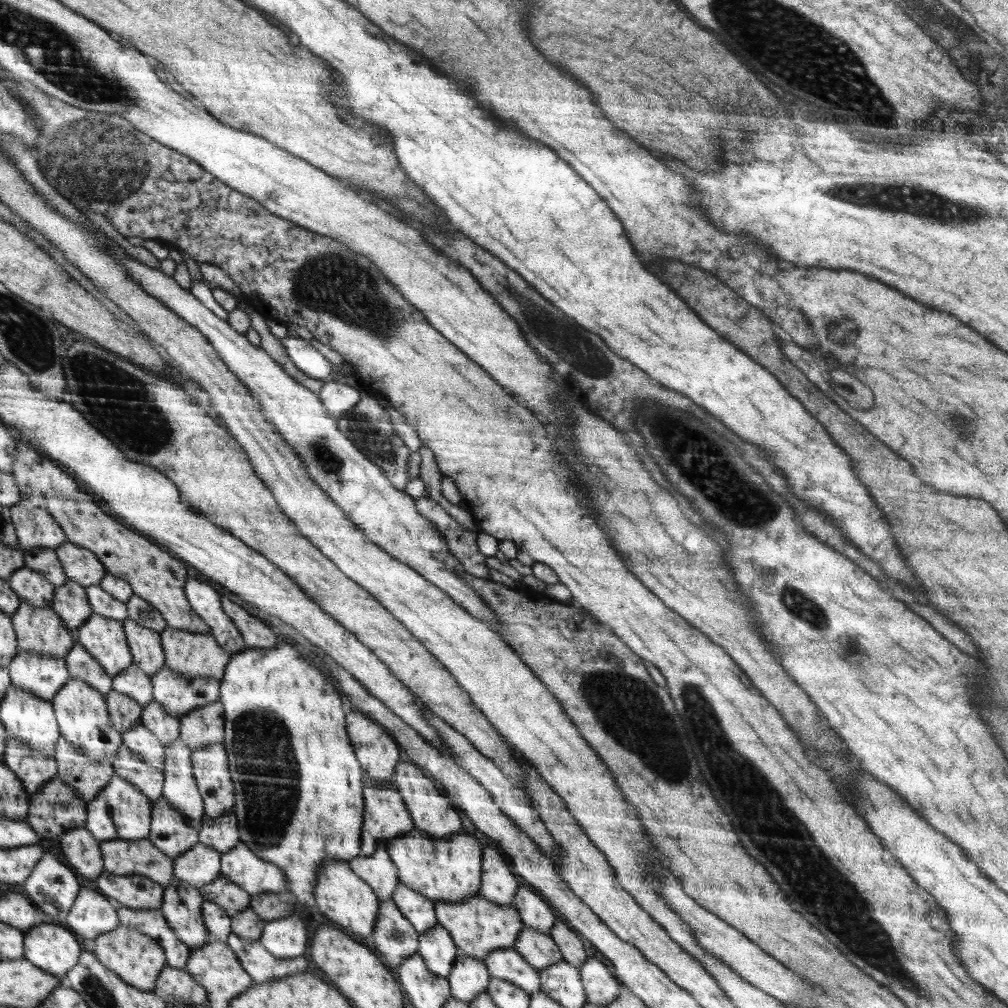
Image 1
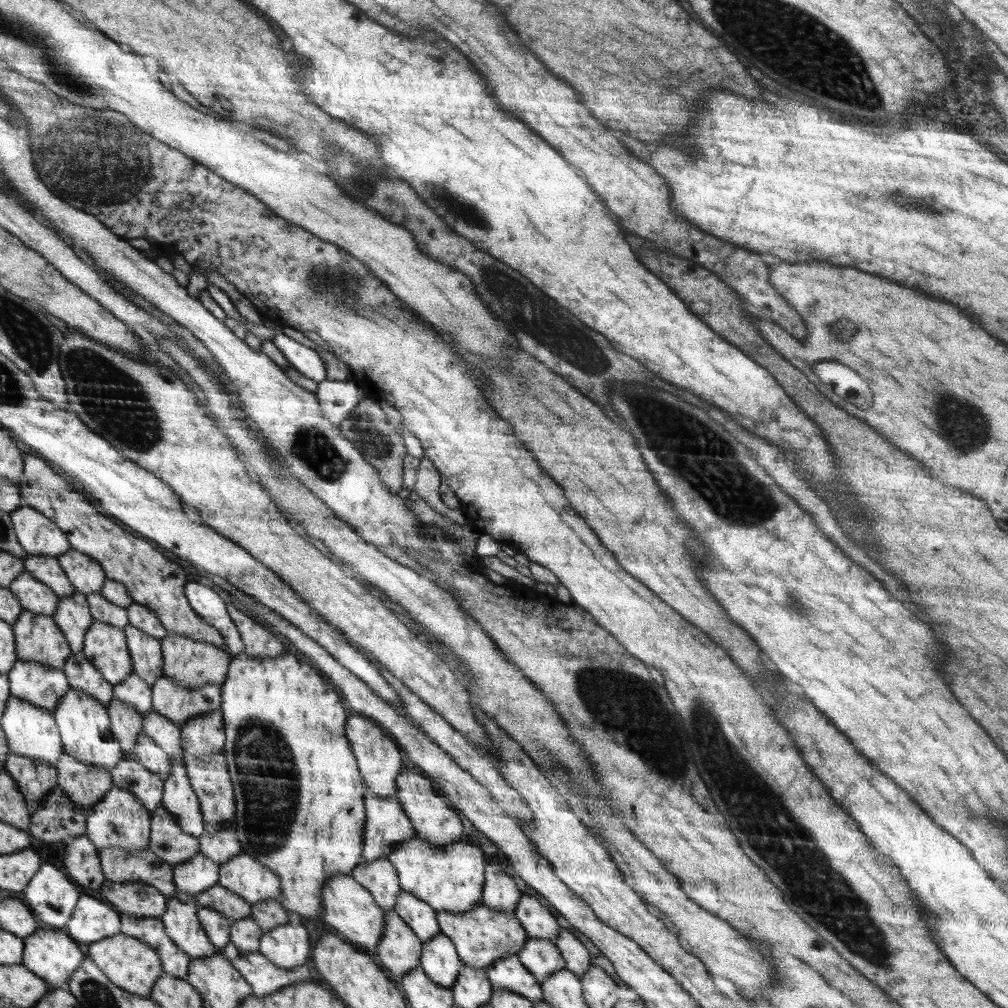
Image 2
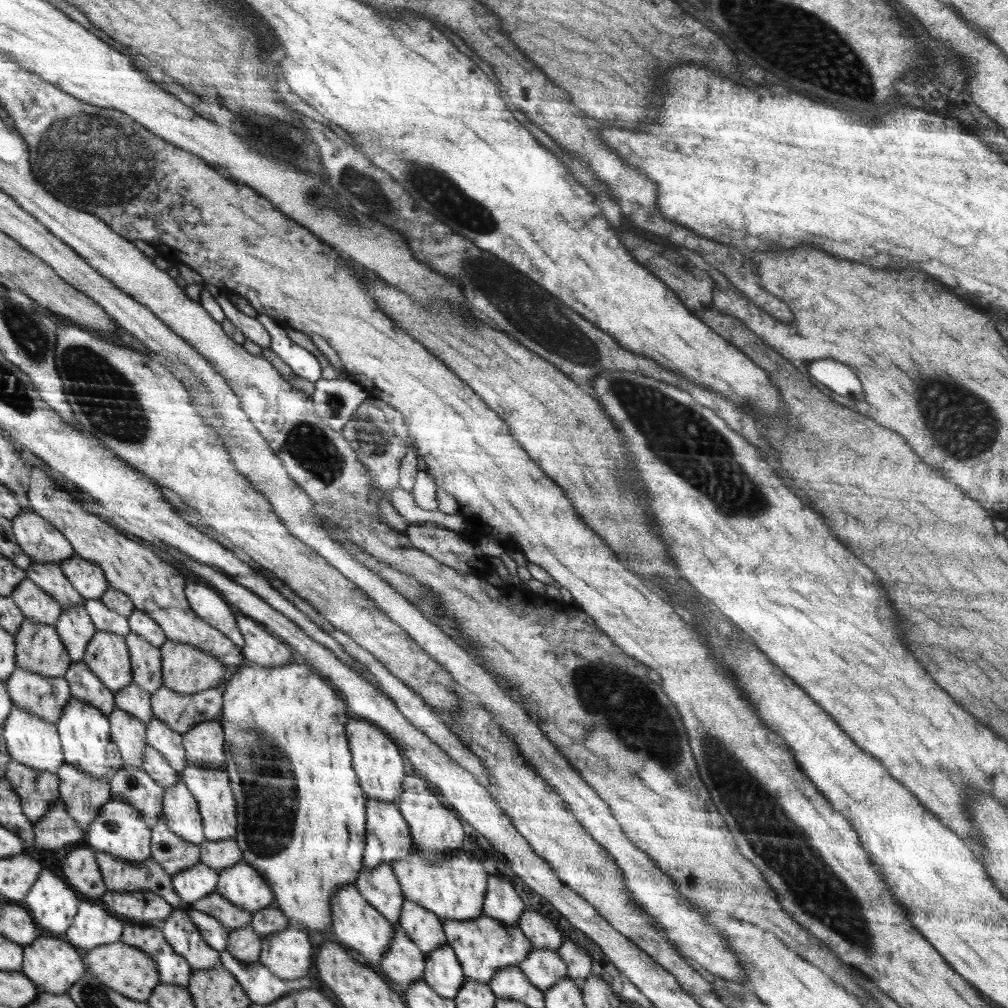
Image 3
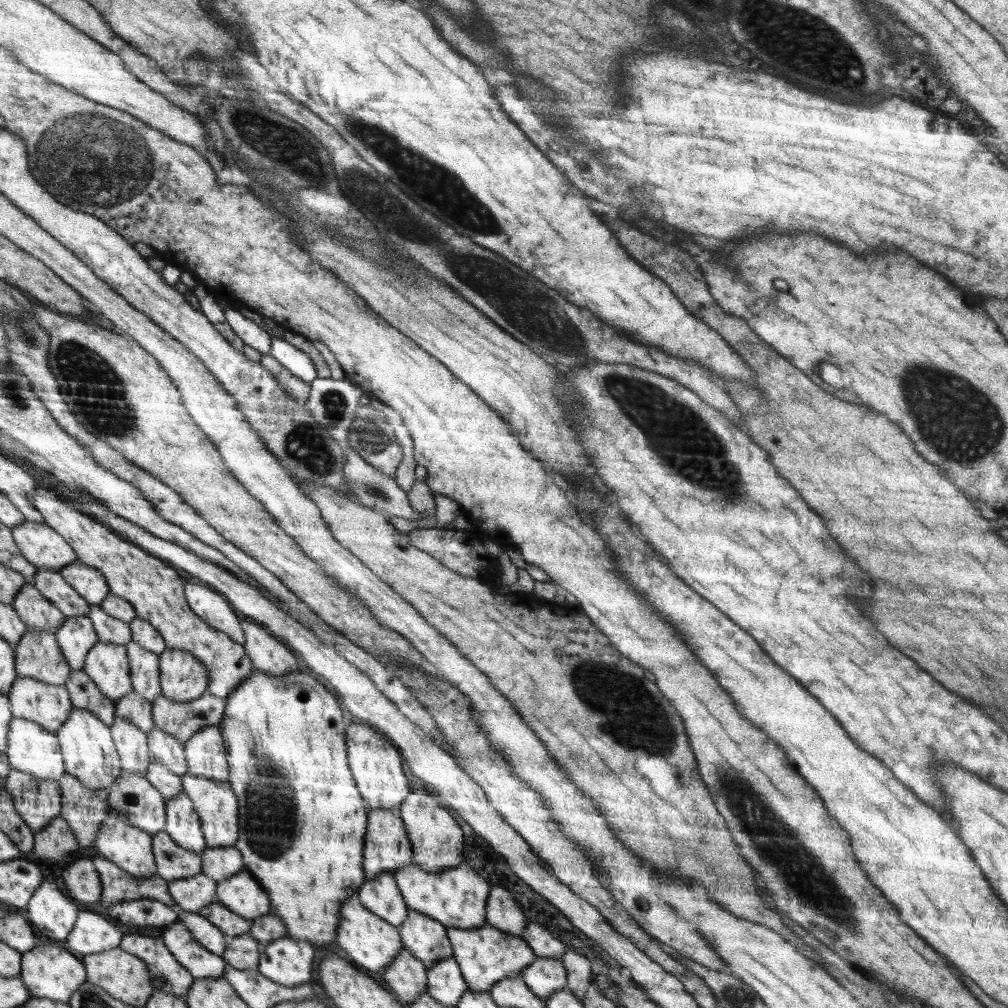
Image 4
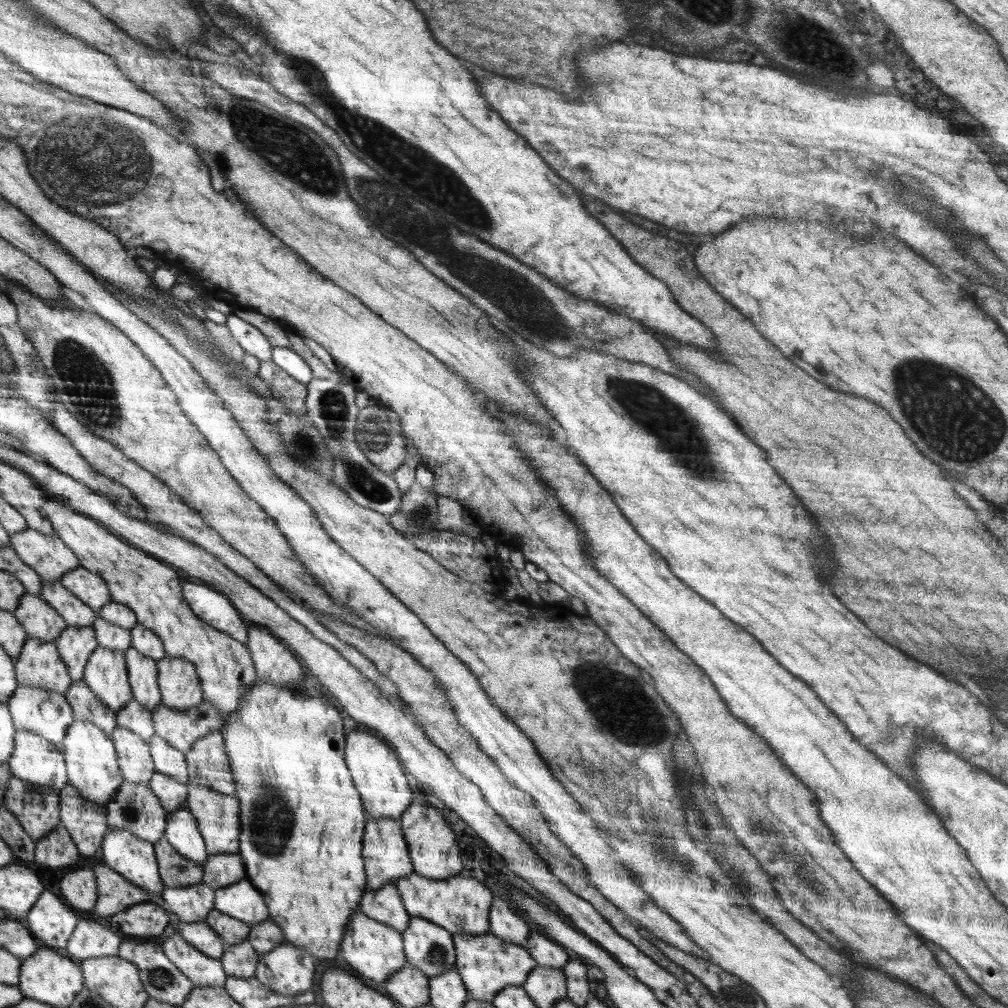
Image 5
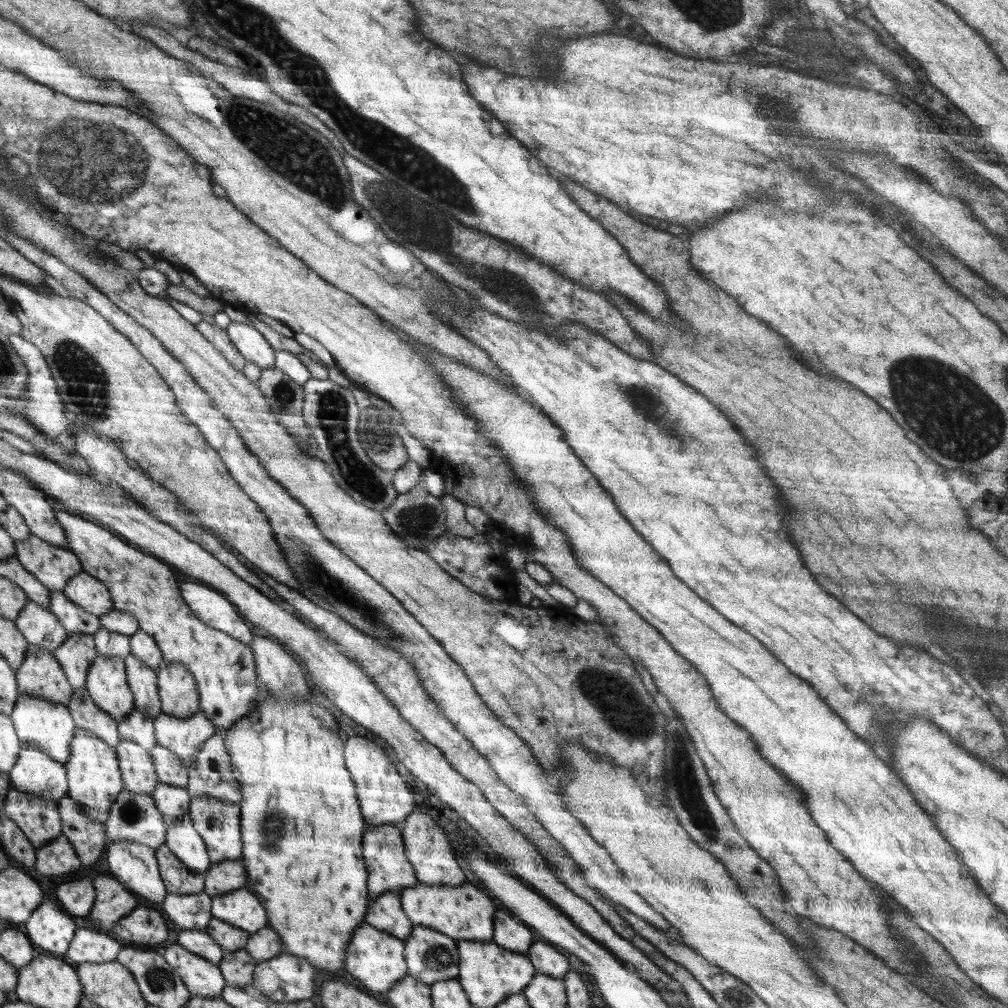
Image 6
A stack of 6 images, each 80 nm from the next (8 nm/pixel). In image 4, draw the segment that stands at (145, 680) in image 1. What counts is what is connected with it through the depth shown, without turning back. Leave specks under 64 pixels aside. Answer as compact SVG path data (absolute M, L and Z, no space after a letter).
M134 690L115 702L115 716L132 721L146 734L155 727L151 704Z

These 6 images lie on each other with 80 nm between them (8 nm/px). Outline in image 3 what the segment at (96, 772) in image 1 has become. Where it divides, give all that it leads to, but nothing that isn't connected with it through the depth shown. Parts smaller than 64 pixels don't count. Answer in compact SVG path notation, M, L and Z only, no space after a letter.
M63 764L56 775L60 777L60 800L86 836L92 822L112 798L111 784L109 780L90 776L71 764Z

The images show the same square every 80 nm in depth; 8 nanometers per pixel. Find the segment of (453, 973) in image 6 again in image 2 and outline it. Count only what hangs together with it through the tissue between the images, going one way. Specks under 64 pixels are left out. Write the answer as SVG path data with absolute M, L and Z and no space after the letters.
M400 891L393 908L419 936L422 943L442 933L438 912L426 901L409 892Z

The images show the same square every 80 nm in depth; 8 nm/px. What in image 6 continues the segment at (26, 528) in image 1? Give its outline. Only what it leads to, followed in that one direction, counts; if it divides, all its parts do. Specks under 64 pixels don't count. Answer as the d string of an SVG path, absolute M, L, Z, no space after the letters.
M32 535L28 540L15 541L15 544L15 557L20 565L50 591L64 593L68 583L83 570L74 553L52 546L38 536Z

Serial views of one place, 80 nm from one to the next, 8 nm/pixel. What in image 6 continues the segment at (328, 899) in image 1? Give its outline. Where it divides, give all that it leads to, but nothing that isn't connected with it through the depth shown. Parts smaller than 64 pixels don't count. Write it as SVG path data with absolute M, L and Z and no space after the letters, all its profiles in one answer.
M366 920L359 924L358 930L351 936L346 952L346 968L357 983L376 993L376 996L387 996L407 972L406 944L392 933L387 933L368 924Z

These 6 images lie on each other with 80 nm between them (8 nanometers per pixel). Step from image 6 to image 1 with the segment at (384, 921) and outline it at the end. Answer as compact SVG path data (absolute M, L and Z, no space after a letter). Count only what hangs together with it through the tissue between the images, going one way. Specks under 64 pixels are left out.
M386 844L378 845L376 852L370 856L359 856L352 859L351 869L379 895L380 901L392 899L391 894L396 890L399 876L396 865L390 860Z

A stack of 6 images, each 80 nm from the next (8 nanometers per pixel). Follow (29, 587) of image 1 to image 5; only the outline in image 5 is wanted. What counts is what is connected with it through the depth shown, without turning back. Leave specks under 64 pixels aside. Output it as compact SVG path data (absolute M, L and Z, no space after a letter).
M34 594L25 595L14 613L19 623L26 629L27 636L31 638L56 643L67 628L64 617Z

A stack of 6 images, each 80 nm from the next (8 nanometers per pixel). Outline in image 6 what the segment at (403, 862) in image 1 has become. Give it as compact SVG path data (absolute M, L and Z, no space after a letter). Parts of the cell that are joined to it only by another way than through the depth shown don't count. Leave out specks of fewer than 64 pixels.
M418 880L398 895L404 914L413 925L438 929L456 941L492 941L495 934L494 902L468 881L458 886L446 886L427 885Z

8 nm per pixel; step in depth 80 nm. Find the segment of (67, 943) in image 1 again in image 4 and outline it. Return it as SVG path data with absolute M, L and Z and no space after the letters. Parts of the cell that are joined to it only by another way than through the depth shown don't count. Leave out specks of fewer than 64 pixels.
M43 940L39 947L34 947L31 951L22 955L21 979L31 993L31 997L64 1001L64 1004L68 1004L74 992L86 980L85 964L82 964L76 956L72 956L68 950L64 950L60 946L60 942Z

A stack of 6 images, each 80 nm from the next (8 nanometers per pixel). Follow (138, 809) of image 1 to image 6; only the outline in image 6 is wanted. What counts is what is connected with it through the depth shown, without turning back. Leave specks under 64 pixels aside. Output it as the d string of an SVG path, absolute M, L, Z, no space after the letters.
M127 840L112 841L108 845L106 862L112 874L120 876L132 892L143 896L146 904L162 904L168 892L162 882L153 848Z

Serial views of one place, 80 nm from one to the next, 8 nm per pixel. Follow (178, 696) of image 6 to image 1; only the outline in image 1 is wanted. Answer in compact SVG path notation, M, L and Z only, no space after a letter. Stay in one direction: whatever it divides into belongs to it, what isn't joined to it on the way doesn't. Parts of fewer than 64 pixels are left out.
M168 626L161 632L161 635L163 636L163 652L166 654L167 668L191 679L204 677L222 680L227 665L231 661L231 654L224 650L214 635L205 635Z

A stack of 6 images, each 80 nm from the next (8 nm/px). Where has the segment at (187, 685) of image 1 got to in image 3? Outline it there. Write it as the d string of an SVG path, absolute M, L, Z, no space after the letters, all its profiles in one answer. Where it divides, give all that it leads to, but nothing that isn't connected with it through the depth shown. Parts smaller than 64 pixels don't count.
M160 687L151 694L151 709L154 718L184 735L198 724L221 716L223 692L214 687L194 695L183 695L171 688Z

